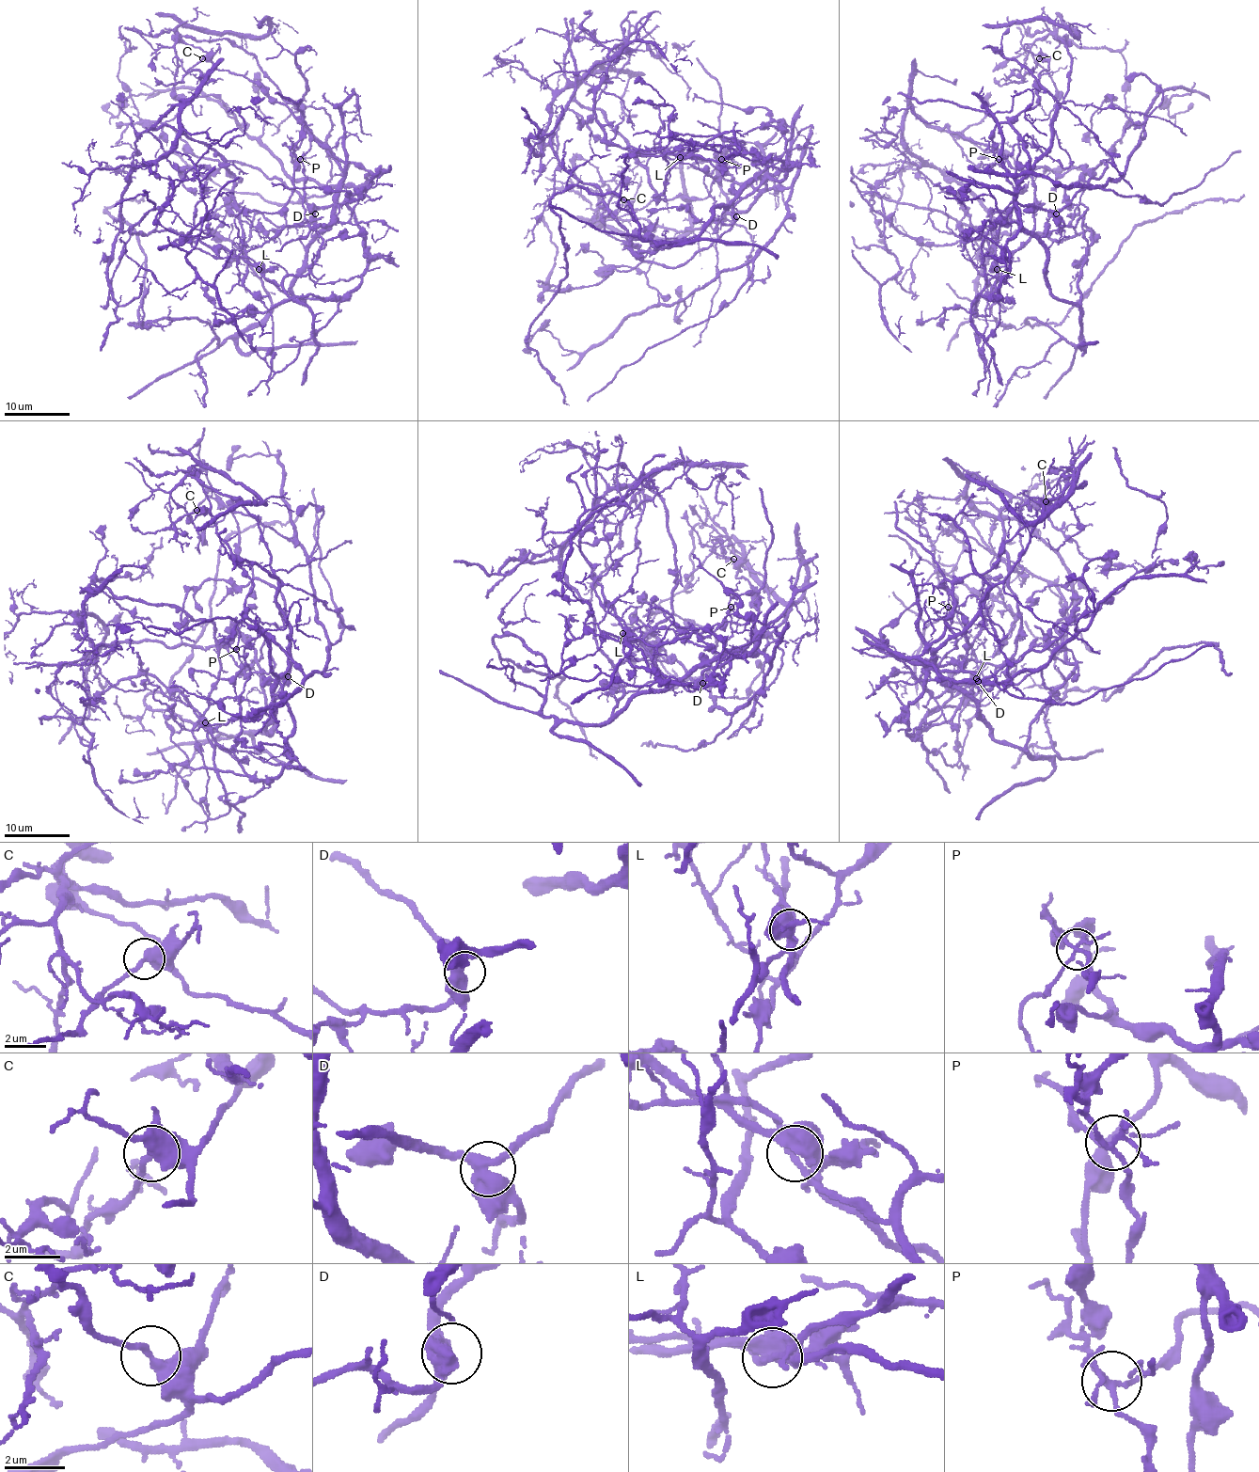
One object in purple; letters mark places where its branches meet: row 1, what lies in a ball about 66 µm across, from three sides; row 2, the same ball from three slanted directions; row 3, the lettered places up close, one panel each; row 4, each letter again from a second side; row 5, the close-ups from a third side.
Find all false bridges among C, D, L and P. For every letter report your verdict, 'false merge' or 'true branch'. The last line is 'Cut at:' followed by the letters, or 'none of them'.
C: true branch
D: true branch
L: false merge
P: false merge
Cut at: L, P

